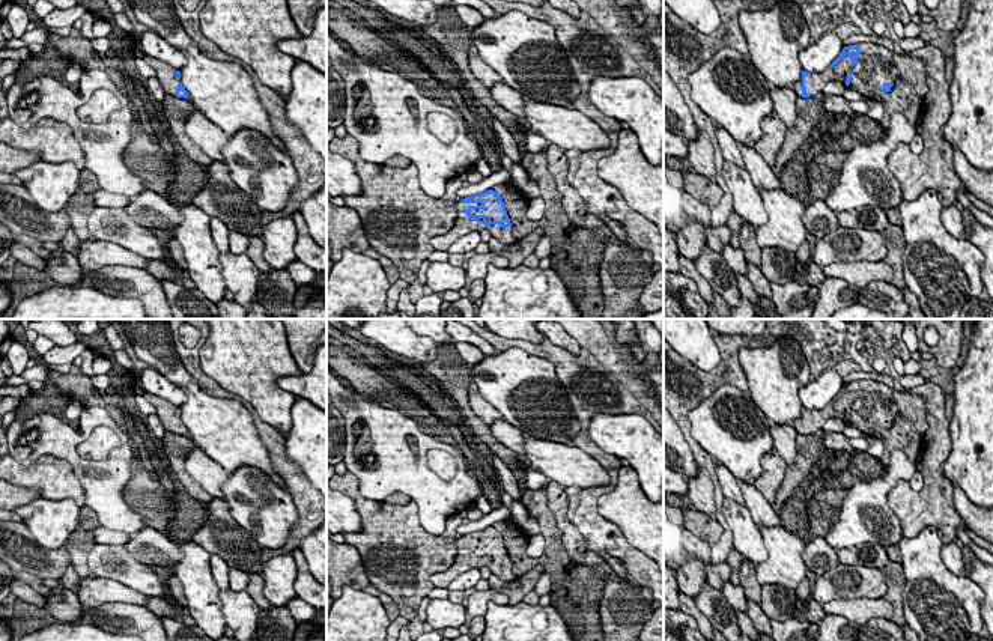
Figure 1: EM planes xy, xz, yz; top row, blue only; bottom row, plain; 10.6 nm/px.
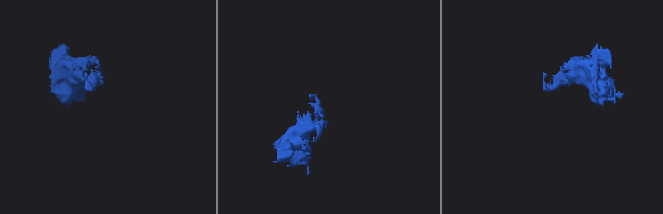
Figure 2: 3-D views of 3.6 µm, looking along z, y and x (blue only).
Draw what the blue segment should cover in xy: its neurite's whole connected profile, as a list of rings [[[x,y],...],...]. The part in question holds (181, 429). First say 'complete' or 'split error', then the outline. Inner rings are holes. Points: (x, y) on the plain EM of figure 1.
split error | [[[144,393],[143,397],[156,409],[156,415],[167,432],[188,435],[188,429],[181,420],[179,408],[152,393]]]

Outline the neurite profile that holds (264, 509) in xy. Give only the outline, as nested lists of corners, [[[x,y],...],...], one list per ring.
[[[241,466],[221,486],[232,518],[265,548],[283,548],[298,522],[290,494],[254,466]]]

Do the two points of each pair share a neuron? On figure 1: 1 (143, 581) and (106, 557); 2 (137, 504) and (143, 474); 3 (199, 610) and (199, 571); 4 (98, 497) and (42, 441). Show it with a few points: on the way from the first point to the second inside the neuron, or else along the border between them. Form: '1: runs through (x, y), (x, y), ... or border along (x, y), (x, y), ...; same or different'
1: runs through (134, 575), (115, 562); same
2: runs through (137, 497), (140, 482); same
3: runs through (199, 601), (199, 580); same
4: runs through (95, 480), (59, 444); same

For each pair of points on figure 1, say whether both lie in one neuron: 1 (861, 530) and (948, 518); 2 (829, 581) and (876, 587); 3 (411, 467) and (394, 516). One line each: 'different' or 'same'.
1: different
2: same
3: different

